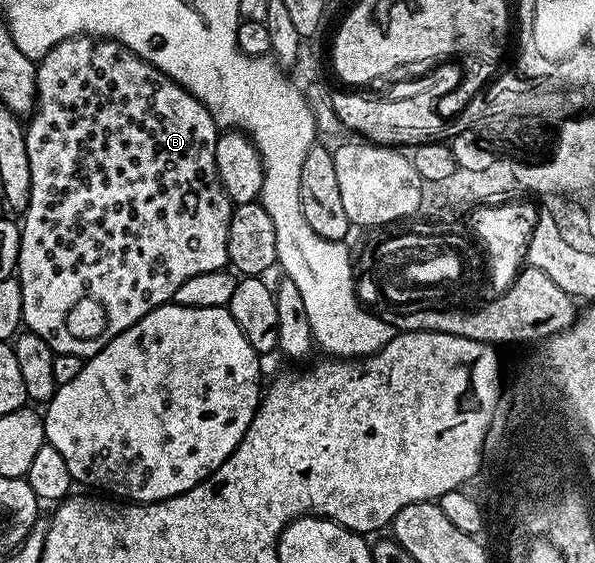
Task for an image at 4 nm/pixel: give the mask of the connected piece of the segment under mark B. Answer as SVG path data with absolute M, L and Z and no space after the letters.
M80 35L57 43L57 47L53 47L37 62L35 92L35 112L30 114L25 125L31 195L28 197L27 210L21 217L17 262L17 280L23 296L23 325L30 332L41 335L41 339L49 343L55 354L68 353L86 359L97 355L97 351L121 335L121 331L133 327L137 319L168 304L185 279L193 279L193 275L201 275L205 271L228 268L229 219L233 206L217 175L215 156L221 129L216 125L213 115L209 115L207 108L188 89L181 88L172 77L154 69L129 47L110 37Z

